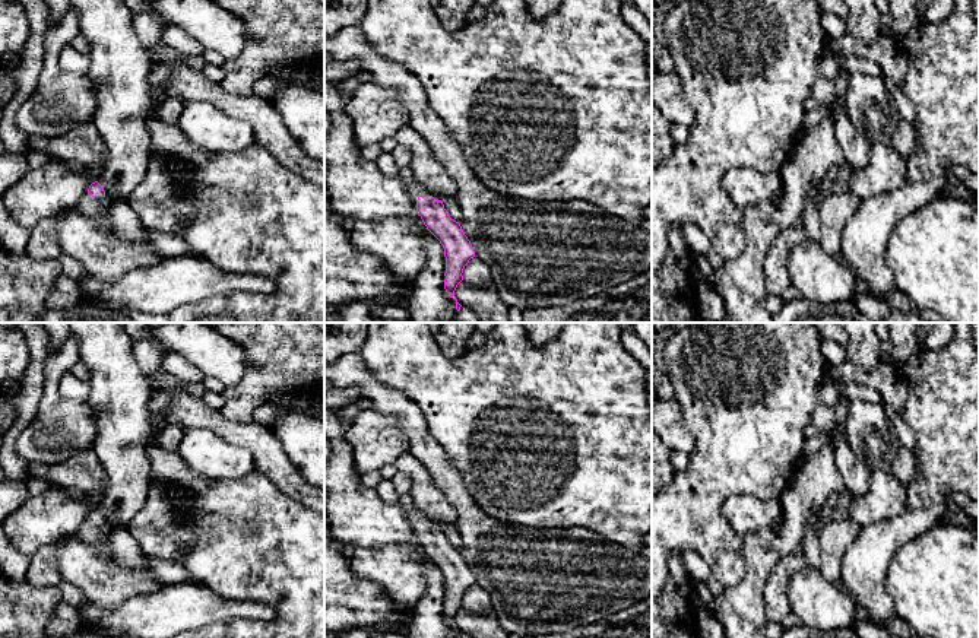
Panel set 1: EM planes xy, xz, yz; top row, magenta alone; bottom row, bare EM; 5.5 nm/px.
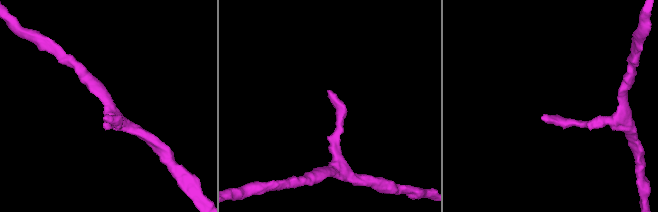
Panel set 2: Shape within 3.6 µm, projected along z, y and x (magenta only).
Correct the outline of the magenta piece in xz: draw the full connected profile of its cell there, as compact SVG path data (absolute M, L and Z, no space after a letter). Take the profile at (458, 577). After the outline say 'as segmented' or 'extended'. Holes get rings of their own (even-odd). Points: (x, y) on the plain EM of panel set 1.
M411 492L399 495L399 505L405 517L416 527L416 540L424 552L444 575L444 616L450 625L456 626L454 618L463 607L463 596L475 584L473 574L460 550L449 543L443 529L435 527L427 514L415 505Z; extended

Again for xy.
M95 508L89 512L88 520L76 531L76 537L83 543L105 543L108 540L110 530L105 526L104 514Z; extended

